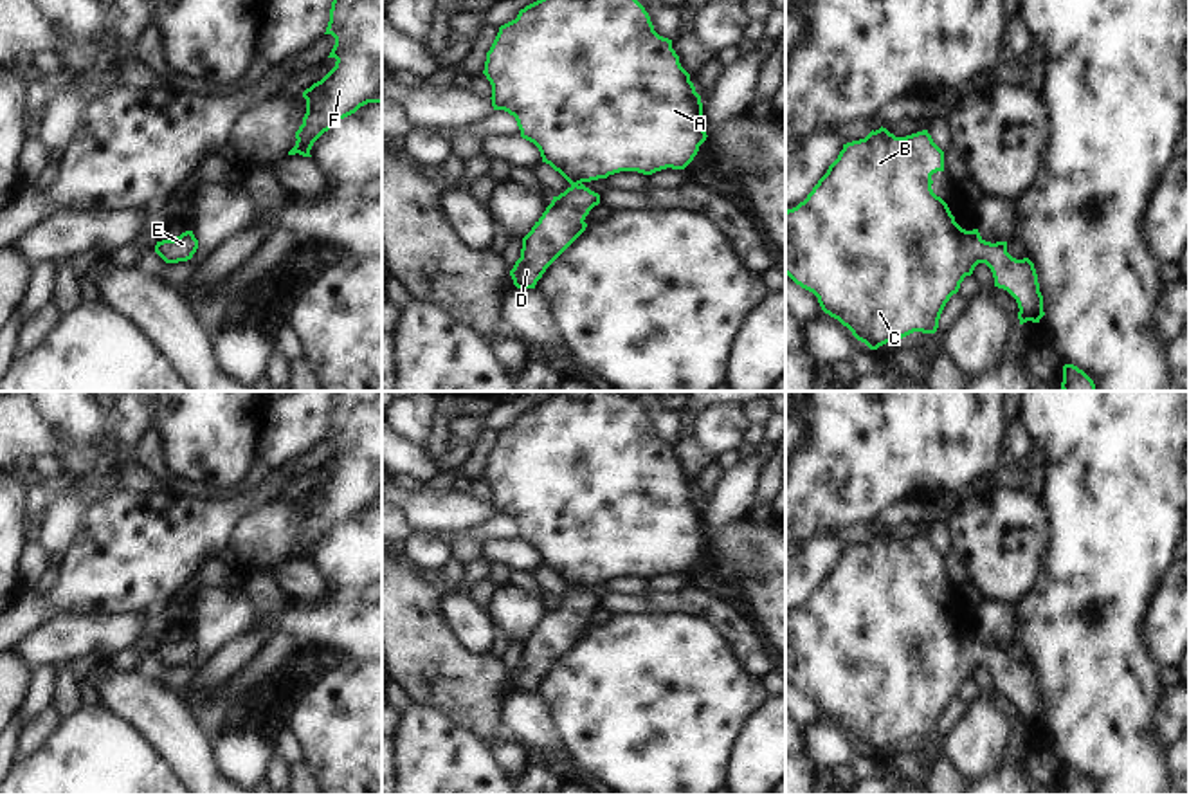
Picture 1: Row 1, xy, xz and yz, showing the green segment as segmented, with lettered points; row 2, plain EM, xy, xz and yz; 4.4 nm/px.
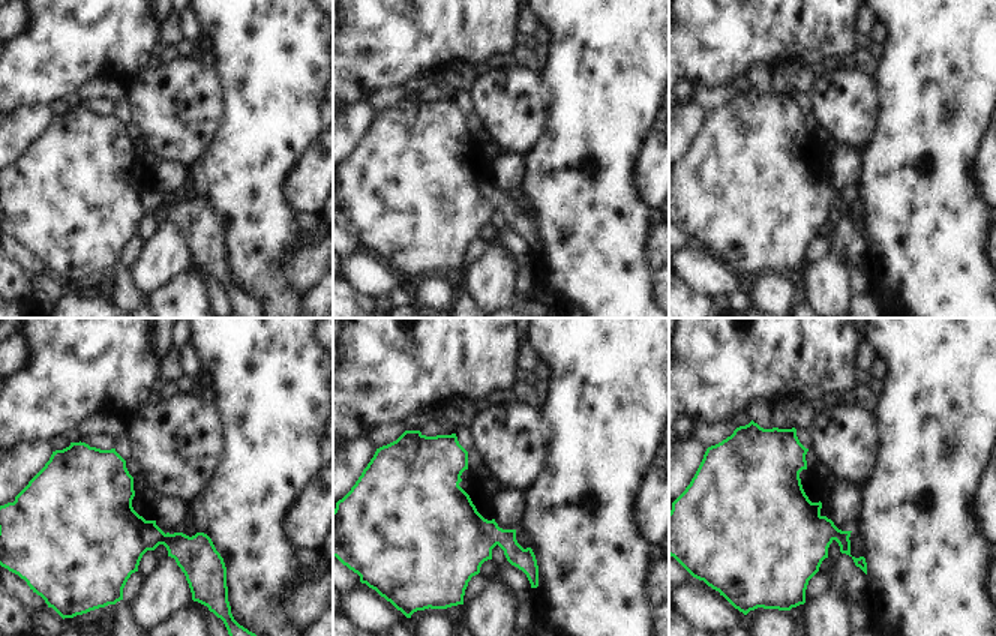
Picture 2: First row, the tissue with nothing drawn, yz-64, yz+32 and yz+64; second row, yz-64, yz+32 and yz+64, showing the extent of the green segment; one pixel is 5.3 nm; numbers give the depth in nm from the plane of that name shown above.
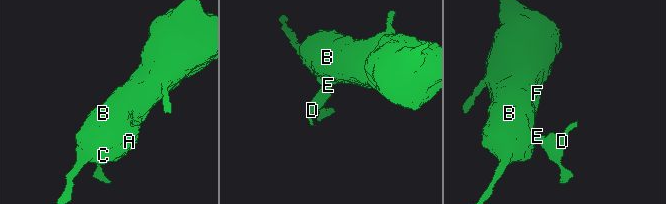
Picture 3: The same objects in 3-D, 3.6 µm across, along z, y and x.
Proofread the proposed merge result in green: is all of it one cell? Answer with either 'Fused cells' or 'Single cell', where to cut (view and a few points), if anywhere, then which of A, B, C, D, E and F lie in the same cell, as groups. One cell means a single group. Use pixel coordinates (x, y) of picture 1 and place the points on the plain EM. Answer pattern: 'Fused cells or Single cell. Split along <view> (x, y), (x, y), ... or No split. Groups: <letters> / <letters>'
Single cell. No split. Groups: A B C D E F.

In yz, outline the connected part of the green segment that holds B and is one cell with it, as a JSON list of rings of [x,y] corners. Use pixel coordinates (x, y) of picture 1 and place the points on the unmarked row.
[[[881,530],[865,543],[843,548],[838,562],[807,602],[785,615],[785,678],[812,696],[821,714],[847,730],[870,754],[913,736],[935,737],[946,707],[978,667],[991,672],[994,690],[1016,703],[1020,728],[1039,726],[1045,719],[1034,667],[1029,662],[1012,662],[1007,656],[1007,645],[991,647],[980,640],[978,633],[962,633],[948,608],[931,593],[931,579],[937,575],[944,575],[944,555],[928,534],[895,541]]]

